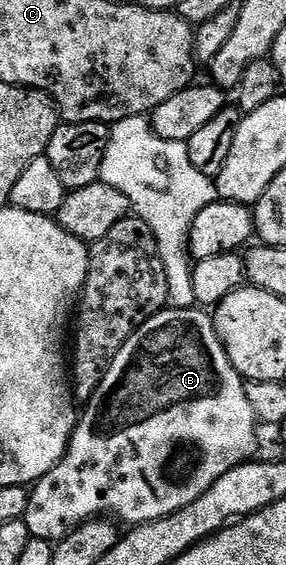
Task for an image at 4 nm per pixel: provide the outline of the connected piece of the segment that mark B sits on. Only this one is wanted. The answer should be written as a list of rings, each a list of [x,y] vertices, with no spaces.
[[[164,308],[156,316],[149,318],[143,326],[136,328],[136,332],[132,332],[132,336],[128,336],[128,340],[124,340],[124,348],[120,348],[120,352],[116,352],[108,372],[104,372],[104,376],[96,388],[96,392],[81,409],[82,418],[80,414],[74,433],[70,436],[70,446],[66,450],[66,455],[59,458],[56,465],[46,475],[39,478],[30,490],[24,521],[30,530],[31,538],[42,538],[46,542],[54,544],[65,538],[67,534],[71,534],[83,522],[97,519],[99,516],[113,516],[119,523],[130,522],[126,524],[160,520],[164,516],[192,504],[192,500],[200,500],[200,496],[204,496],[204,492],[208,492],[208,488],[212,488],[212,484],[216,484],[216,480],[220,480],[220,476],[224,476],[224,472],[242,465],[251,457],[256,448],[254,440],[256,419],[252,412],[252,404],[248,404],[246,382],[228,360],[226,349],[223,348],[222,341],[218,339],[218,334],[214,331],[213,317],[202,308],[189,310]]]

